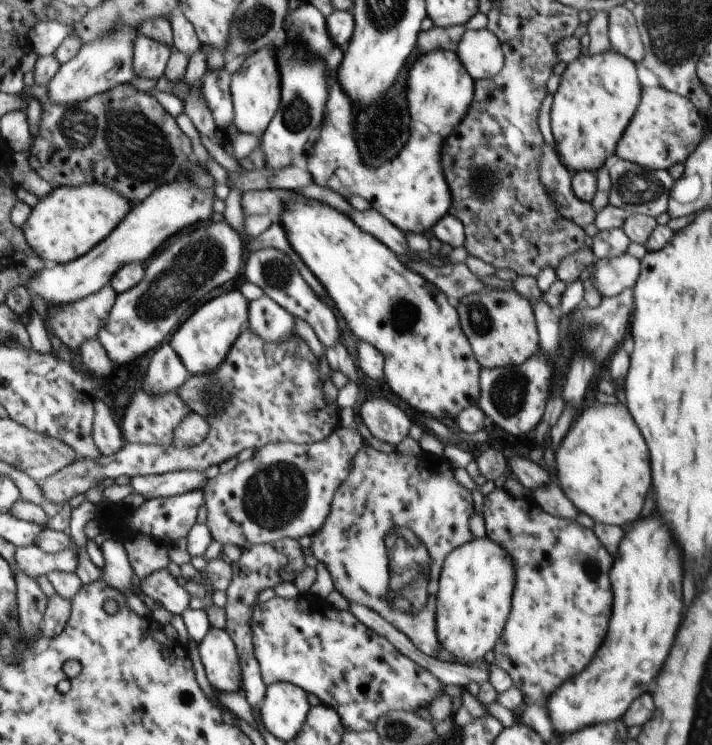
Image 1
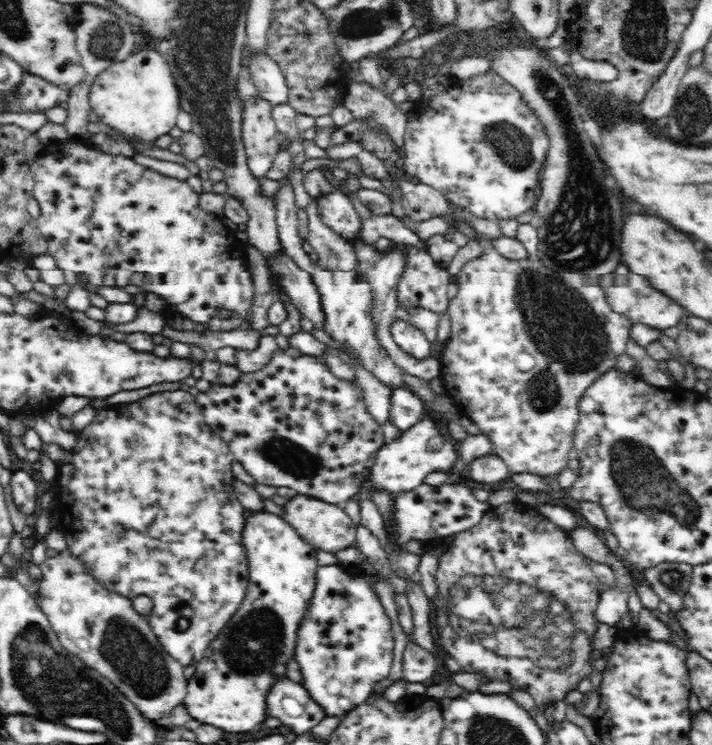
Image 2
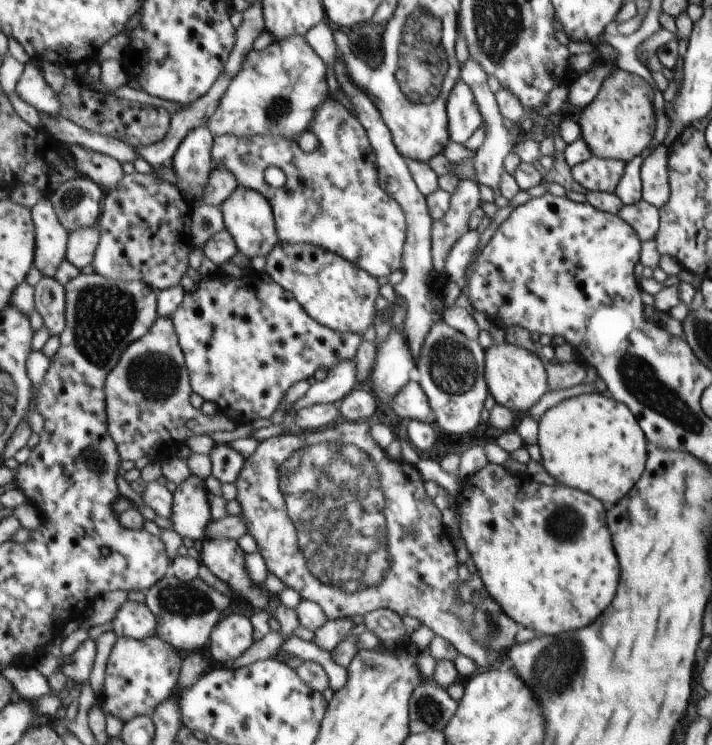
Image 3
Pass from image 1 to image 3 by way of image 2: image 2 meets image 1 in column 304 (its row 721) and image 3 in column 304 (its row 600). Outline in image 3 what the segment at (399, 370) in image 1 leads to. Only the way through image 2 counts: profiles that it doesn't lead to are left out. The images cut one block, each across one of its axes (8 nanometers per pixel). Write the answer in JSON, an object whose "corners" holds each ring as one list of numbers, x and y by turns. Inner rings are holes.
{"corners":[[279,244,265,257,264,274,289,291,302,310,322,326,362,336,373,320,373,304,380,296,377,280,341,255,313,244]]}

